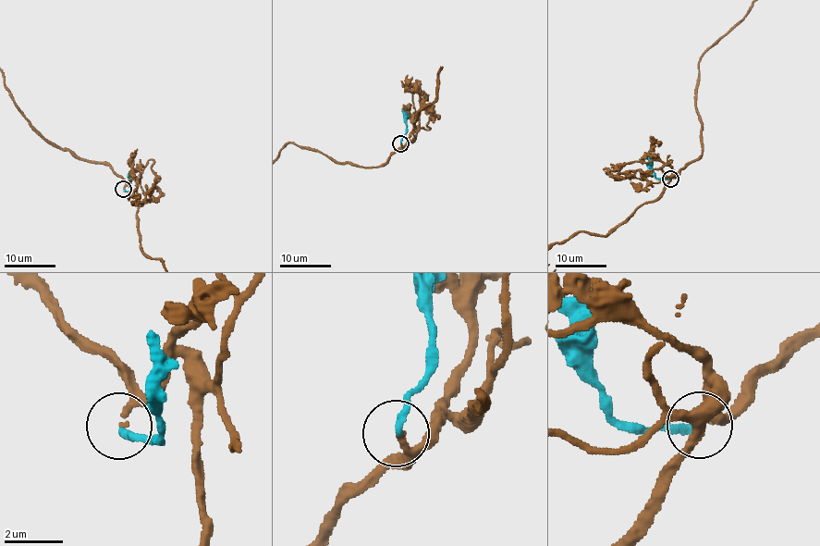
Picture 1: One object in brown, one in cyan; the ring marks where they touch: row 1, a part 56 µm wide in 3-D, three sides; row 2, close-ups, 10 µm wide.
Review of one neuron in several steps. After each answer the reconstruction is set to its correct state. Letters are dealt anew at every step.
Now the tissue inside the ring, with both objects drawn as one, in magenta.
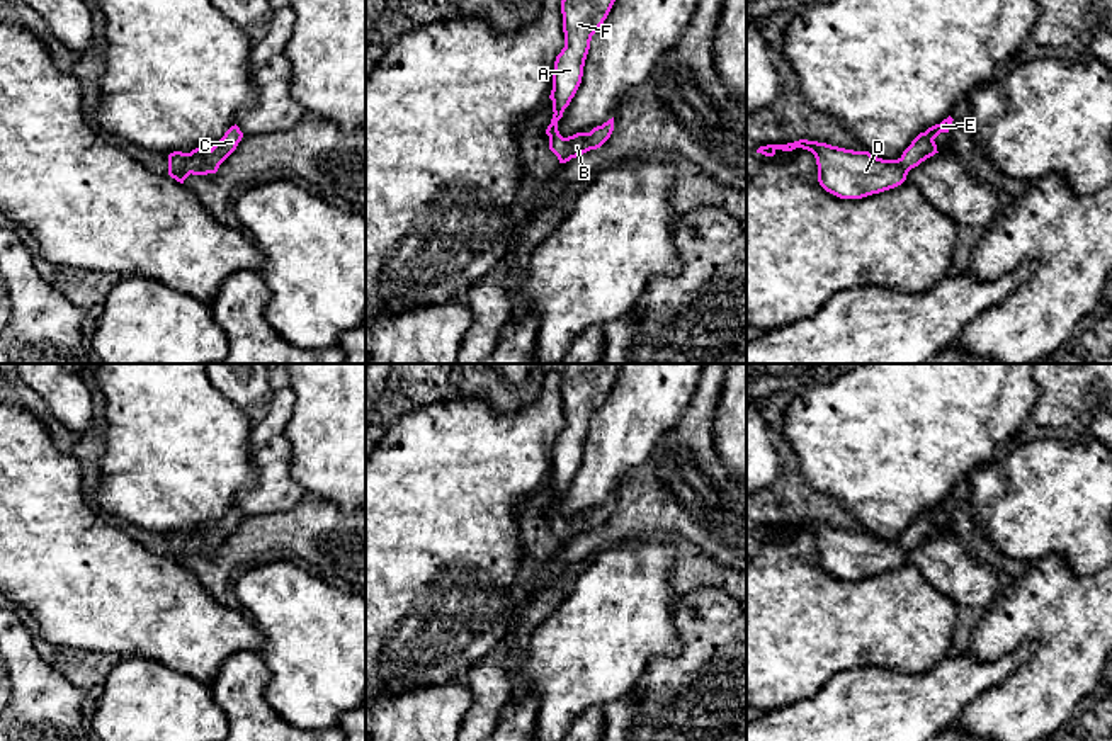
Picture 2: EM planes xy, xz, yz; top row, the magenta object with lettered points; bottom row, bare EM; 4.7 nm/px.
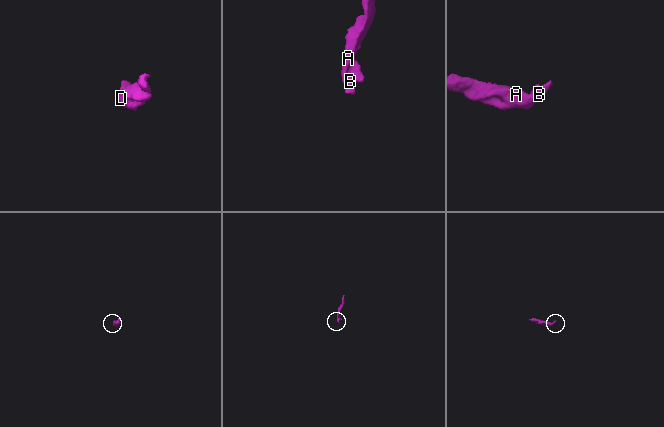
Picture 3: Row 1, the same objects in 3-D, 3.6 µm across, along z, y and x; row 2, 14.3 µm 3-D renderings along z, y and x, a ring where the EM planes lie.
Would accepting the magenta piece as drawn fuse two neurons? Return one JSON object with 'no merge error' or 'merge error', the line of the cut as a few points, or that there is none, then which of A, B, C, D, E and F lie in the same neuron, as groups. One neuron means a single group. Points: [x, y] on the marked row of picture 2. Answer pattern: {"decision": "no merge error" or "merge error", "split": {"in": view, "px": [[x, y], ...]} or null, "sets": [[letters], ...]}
{"decision": "no merge error", "split": null, "sets": [["A", "B", "C", "D", "E", "F"]]}

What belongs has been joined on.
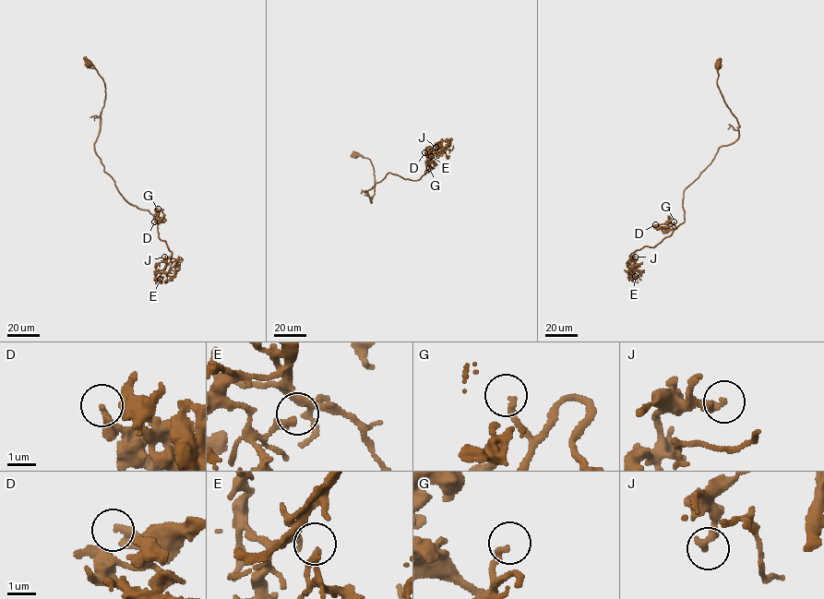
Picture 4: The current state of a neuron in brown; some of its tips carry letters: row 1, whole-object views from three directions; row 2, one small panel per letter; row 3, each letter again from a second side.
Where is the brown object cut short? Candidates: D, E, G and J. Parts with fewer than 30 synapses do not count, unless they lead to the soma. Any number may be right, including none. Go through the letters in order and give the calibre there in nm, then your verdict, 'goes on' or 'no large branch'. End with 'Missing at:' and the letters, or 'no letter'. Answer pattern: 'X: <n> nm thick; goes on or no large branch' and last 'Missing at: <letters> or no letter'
D: 300 nm thick; no large branch
E: 220 nm thick; no large branch
G: 220 nm thick; goes on
J: 240 nm thick; no large branch
Missing at: G

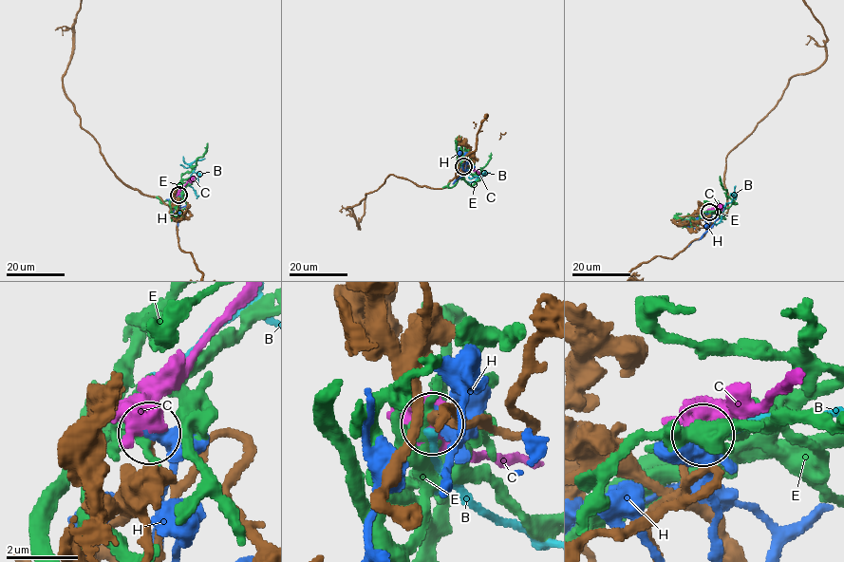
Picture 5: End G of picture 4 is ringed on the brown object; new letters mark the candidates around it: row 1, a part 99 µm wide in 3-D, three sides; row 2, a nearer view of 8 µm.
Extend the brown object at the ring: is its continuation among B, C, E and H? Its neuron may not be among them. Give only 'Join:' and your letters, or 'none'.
Join: C

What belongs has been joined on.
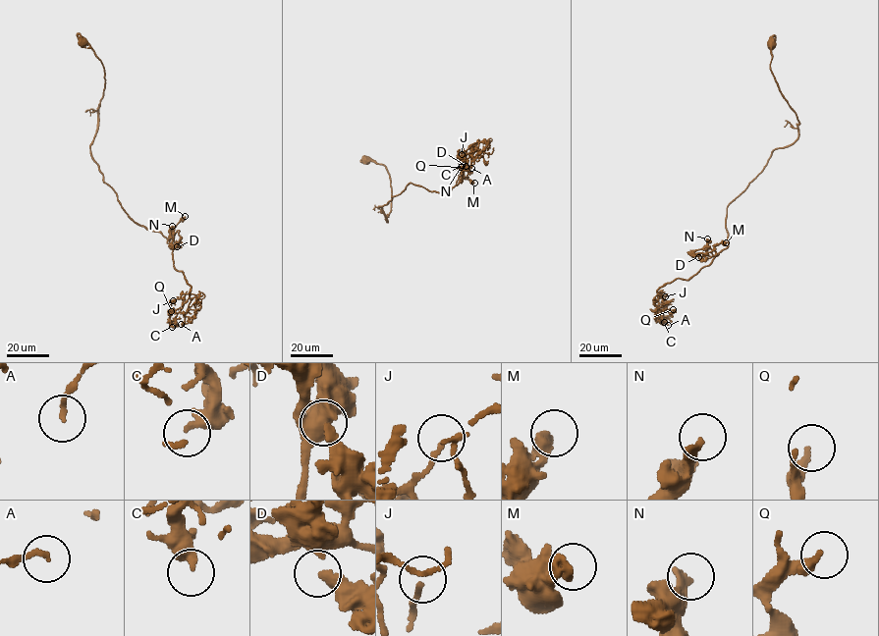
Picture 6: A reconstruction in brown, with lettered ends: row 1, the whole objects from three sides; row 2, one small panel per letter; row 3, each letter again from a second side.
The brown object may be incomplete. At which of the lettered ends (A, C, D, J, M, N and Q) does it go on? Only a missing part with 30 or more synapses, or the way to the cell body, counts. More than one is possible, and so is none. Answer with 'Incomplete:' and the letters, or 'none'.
Incomplete: none

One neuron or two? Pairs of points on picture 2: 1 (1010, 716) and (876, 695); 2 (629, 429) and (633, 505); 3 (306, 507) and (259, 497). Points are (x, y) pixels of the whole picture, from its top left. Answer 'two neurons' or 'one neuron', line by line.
1: two neurons
2: two neurons
3: two neurons

